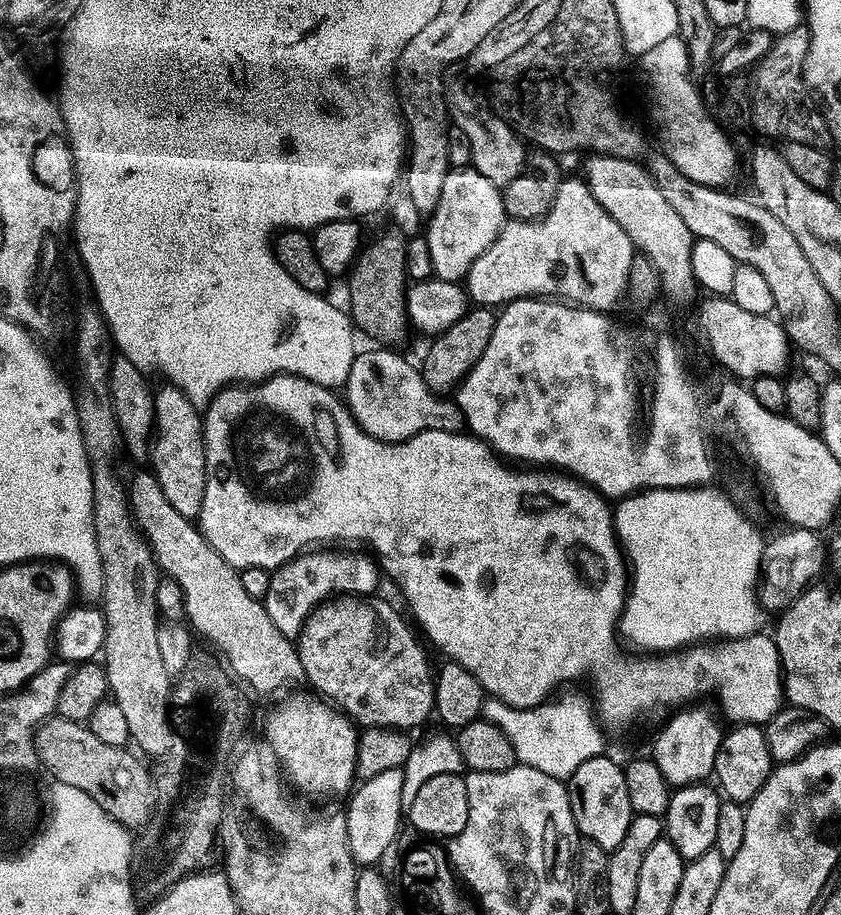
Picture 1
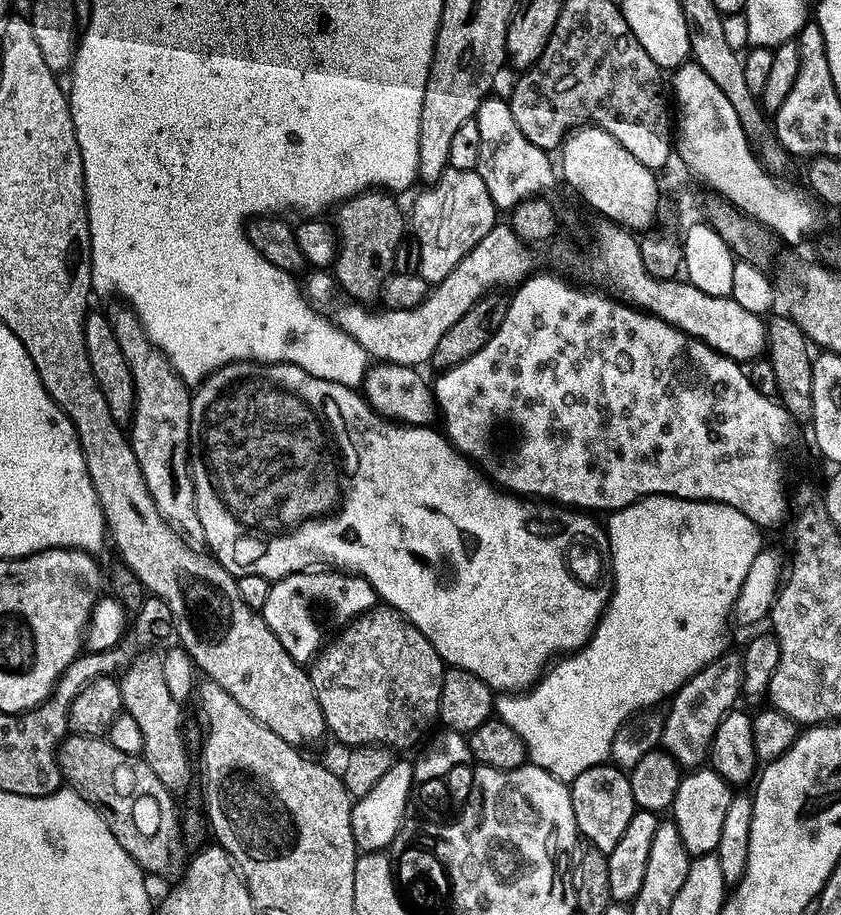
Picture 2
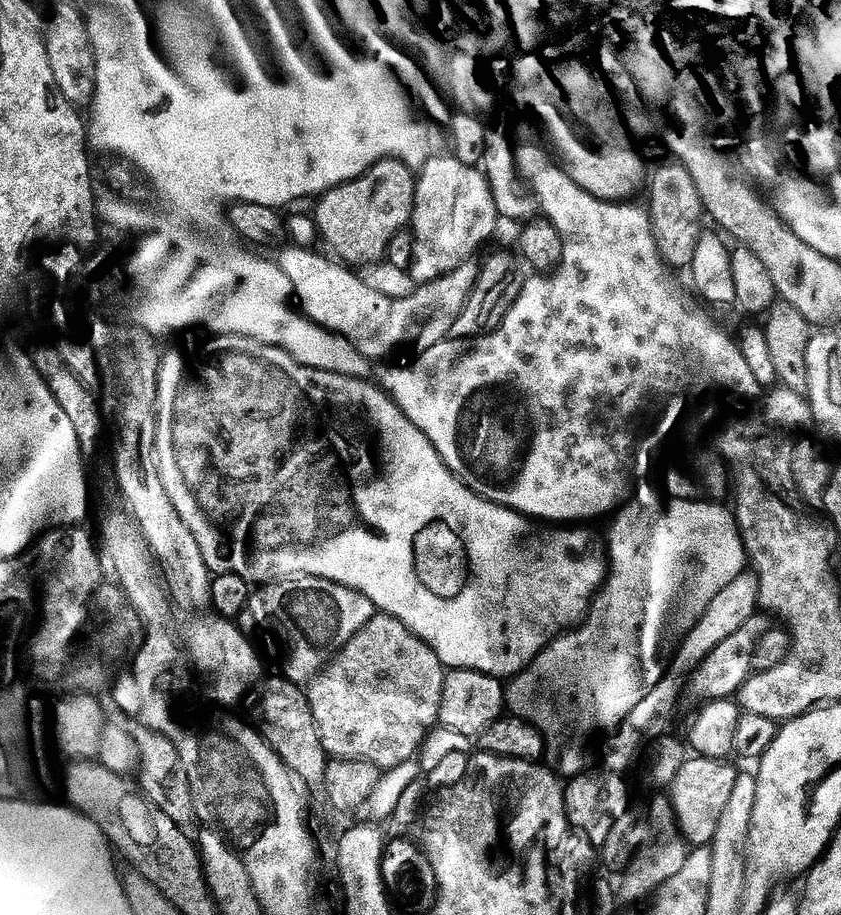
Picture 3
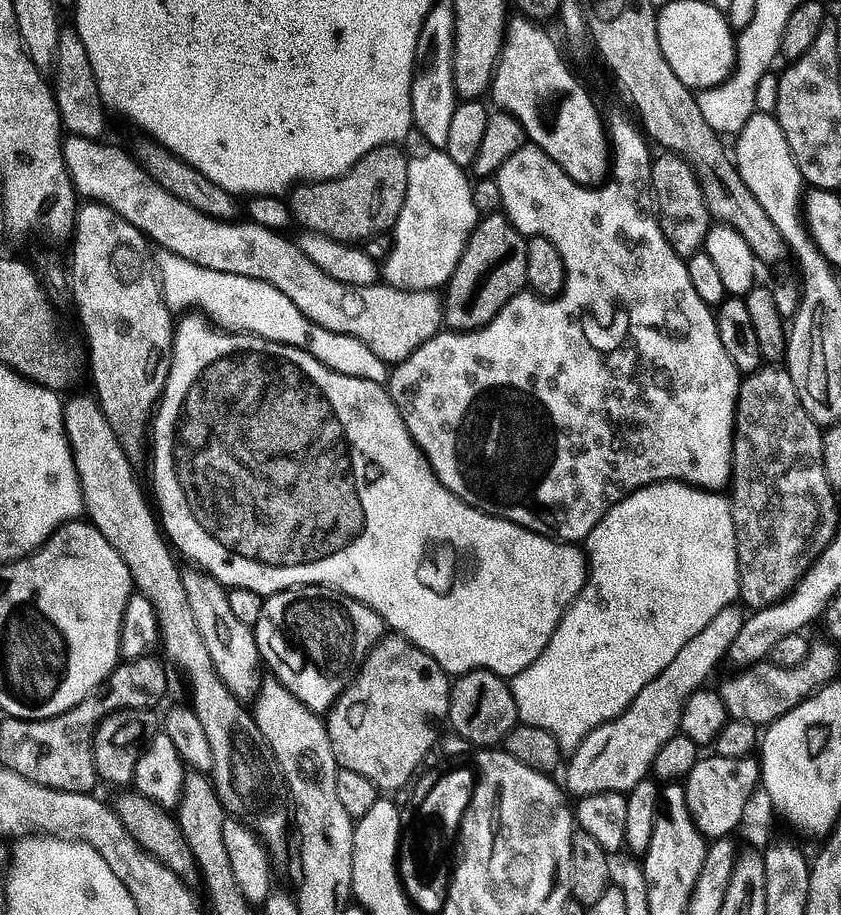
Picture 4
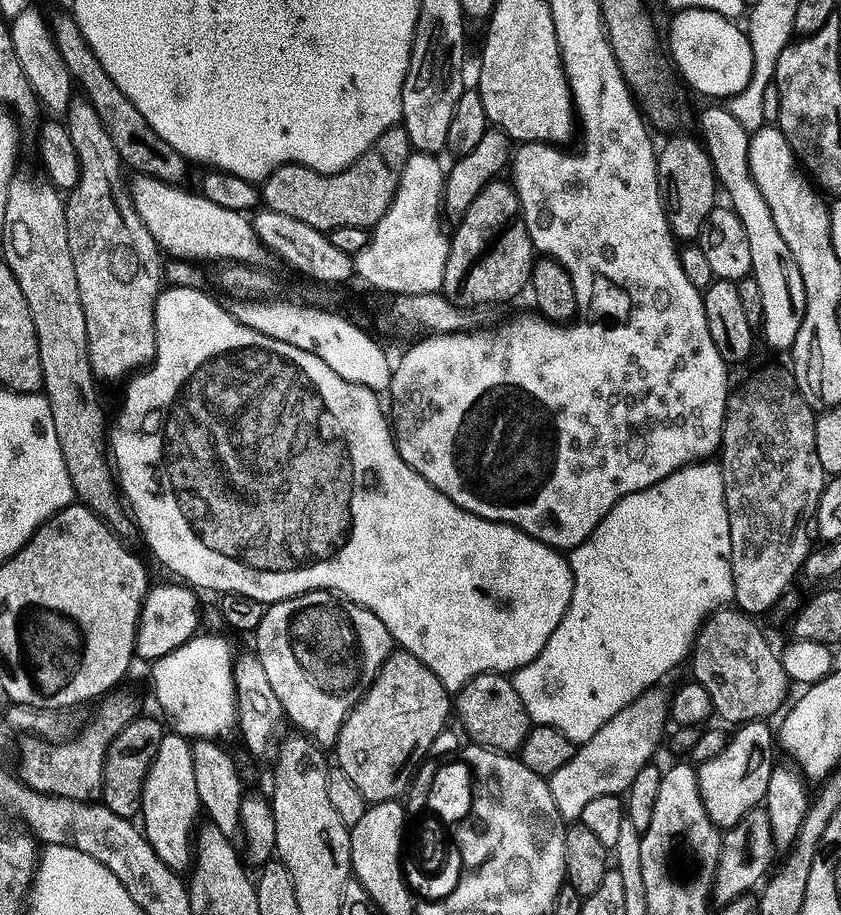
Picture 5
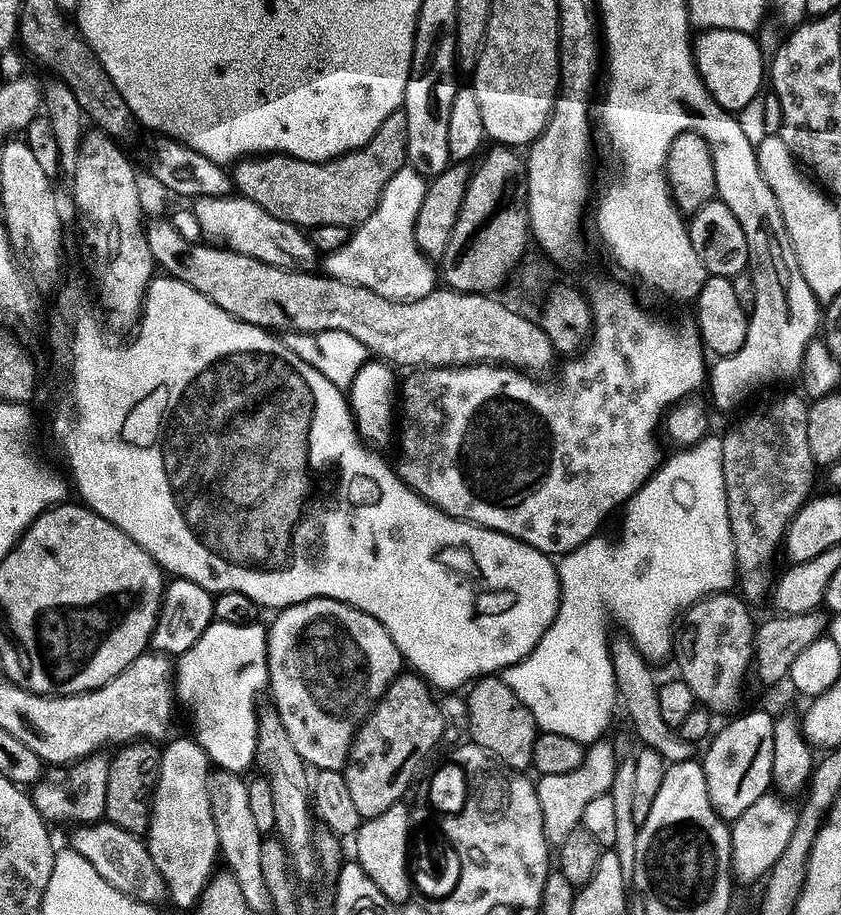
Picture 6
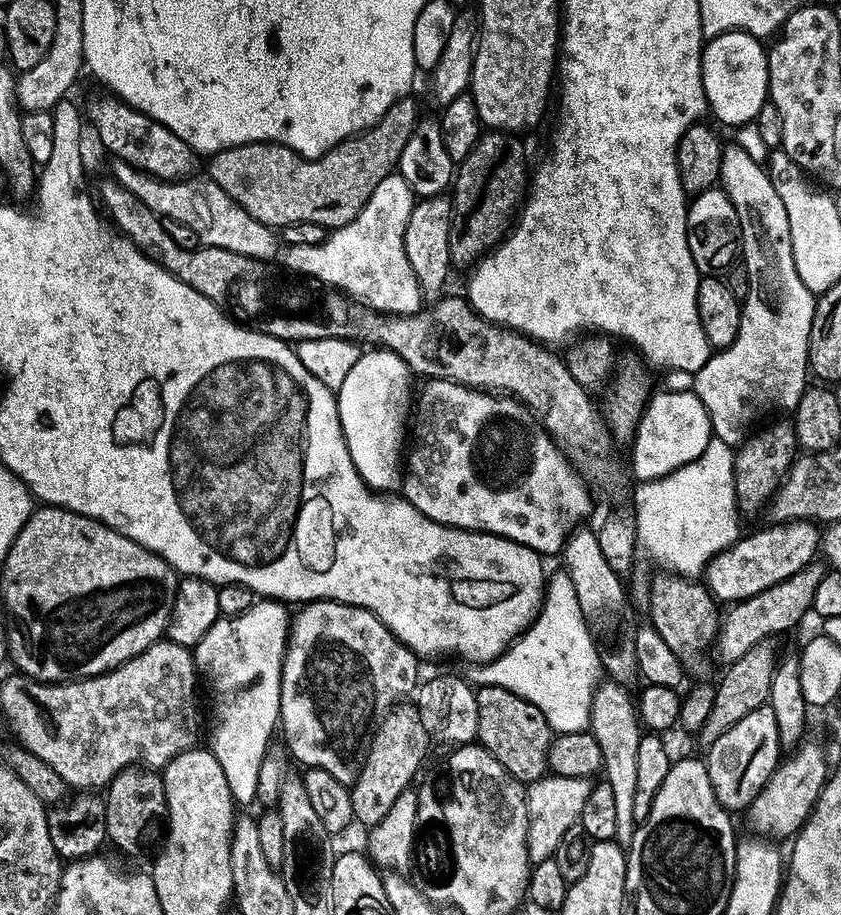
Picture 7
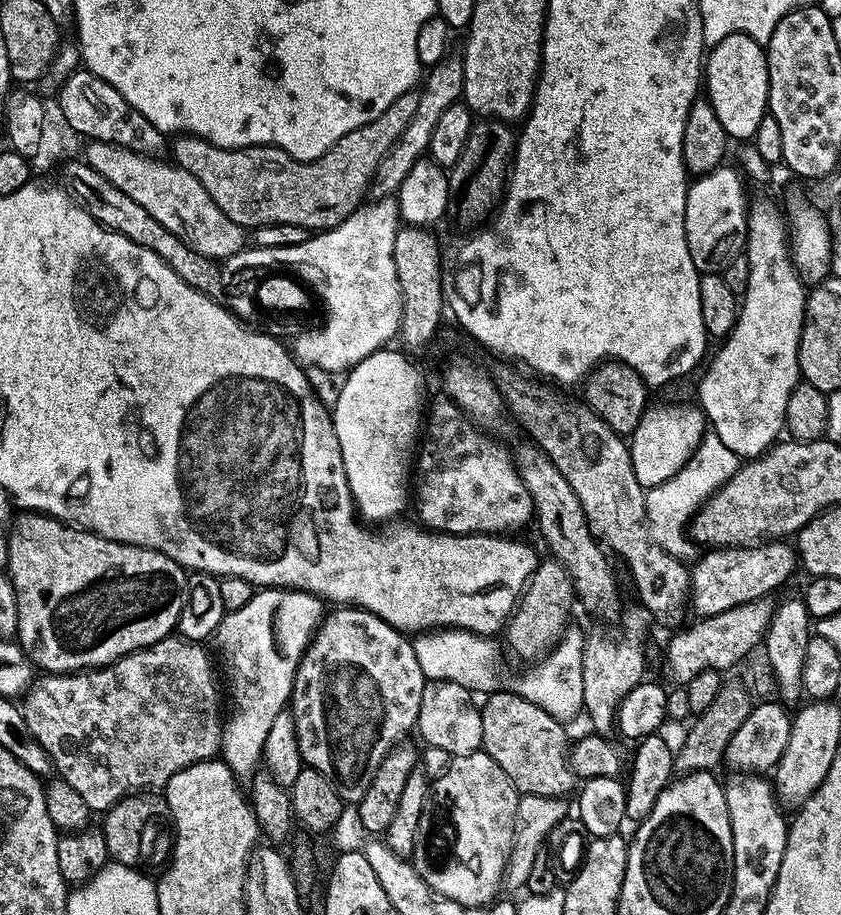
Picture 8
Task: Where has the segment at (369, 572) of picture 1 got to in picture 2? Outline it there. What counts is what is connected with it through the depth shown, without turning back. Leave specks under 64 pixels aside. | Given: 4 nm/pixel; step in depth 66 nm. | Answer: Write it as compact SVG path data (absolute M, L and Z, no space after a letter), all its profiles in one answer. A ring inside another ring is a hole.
M339 570L295 572L285 580L275 581L269 588L272 589L268 592L268 601L265 602L264 608L262 607L264 621L270 626L270 630L278 638L278 642L282 642L282 646L286 646L290 658L294 658L296 663L301 666L311 665L324 651L329 637L347 628L361 616L365 616L378 604L374 586L370 586L370 582L365 576L345 574Z

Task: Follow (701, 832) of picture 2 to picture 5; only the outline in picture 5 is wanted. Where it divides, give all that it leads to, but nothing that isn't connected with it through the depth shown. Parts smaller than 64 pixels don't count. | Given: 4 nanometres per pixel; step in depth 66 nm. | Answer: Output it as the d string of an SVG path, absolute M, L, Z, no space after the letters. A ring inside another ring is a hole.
M764 722L737 727L736 737L733 740L731 737L717 756L699 765L700 793L706 814L721 830L737 828L753 810L765 803L774 767L771 756L774 732L768 727Z

